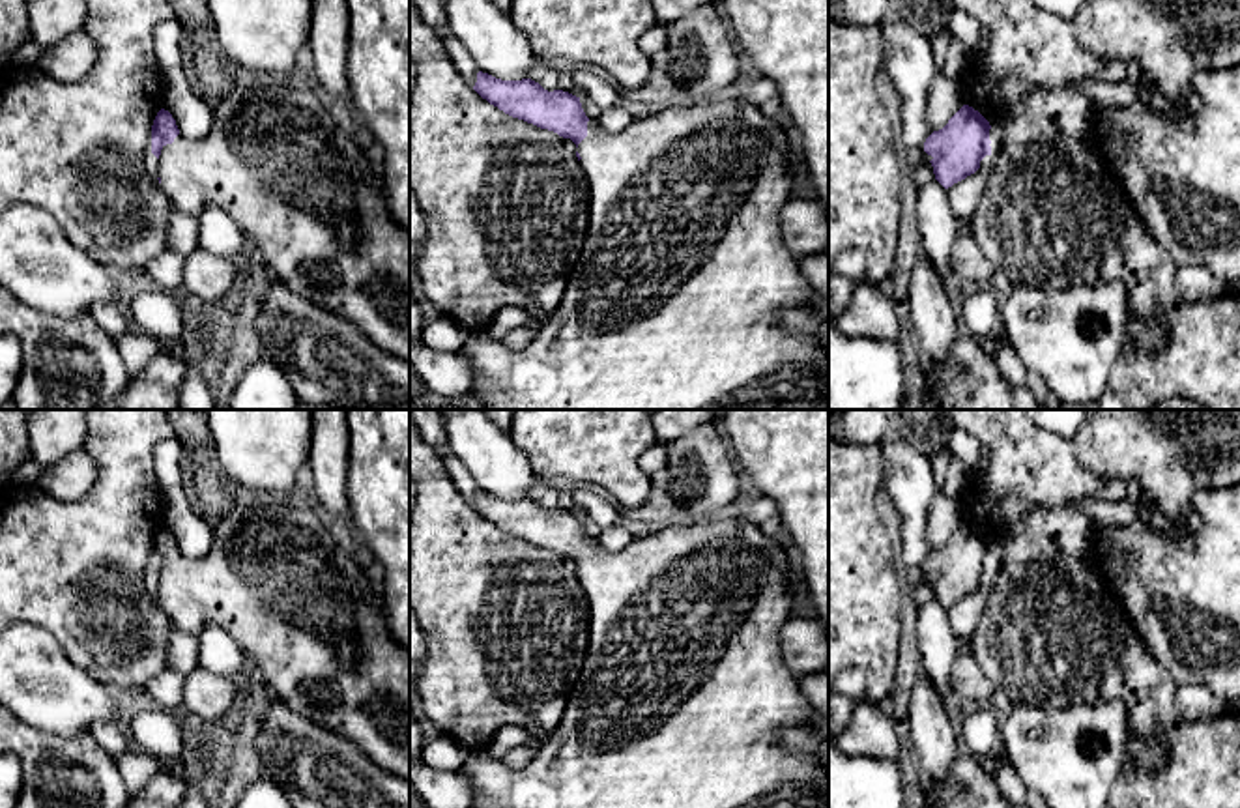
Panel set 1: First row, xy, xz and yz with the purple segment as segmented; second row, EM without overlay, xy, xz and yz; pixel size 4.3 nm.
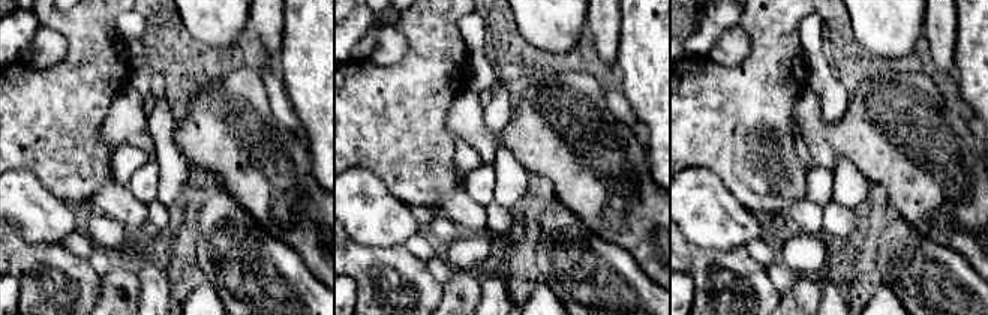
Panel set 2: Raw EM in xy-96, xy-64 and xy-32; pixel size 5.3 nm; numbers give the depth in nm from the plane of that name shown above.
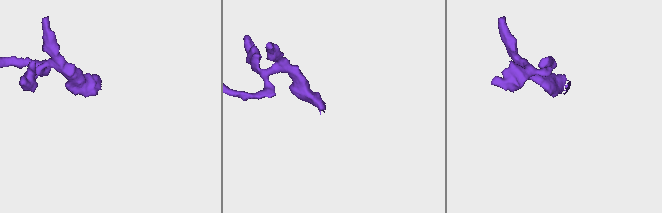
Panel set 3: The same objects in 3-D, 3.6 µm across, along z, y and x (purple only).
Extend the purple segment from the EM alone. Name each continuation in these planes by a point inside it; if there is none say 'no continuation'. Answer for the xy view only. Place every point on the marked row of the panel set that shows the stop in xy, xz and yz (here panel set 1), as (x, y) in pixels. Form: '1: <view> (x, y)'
1: xy (285, 167)

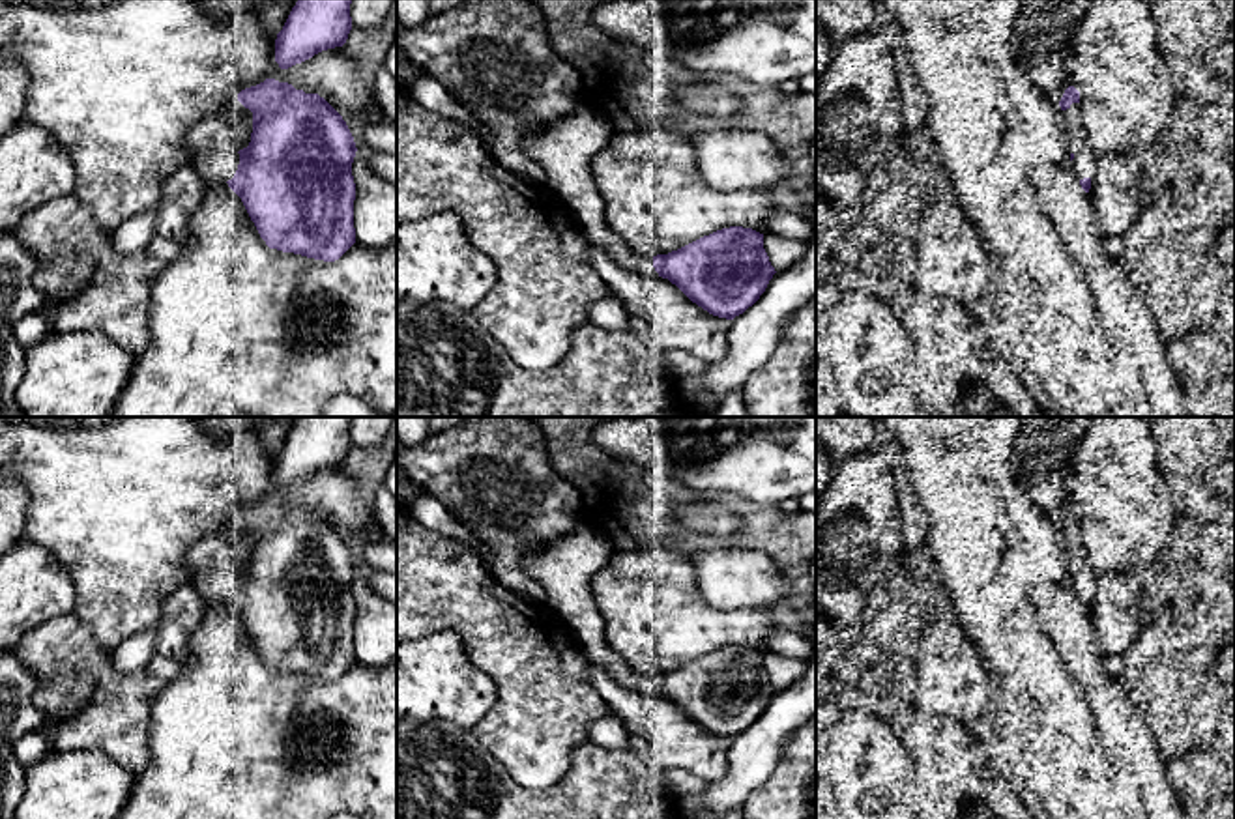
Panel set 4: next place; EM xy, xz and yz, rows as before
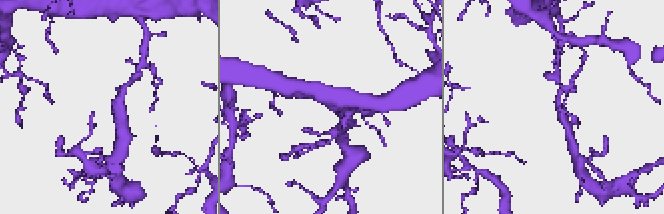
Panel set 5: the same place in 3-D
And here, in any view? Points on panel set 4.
1: xy (212, 146)

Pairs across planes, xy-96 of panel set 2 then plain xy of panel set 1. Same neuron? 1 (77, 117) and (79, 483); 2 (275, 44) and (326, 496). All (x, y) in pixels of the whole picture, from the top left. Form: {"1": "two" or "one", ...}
{"1": "two", "2": "one"}

